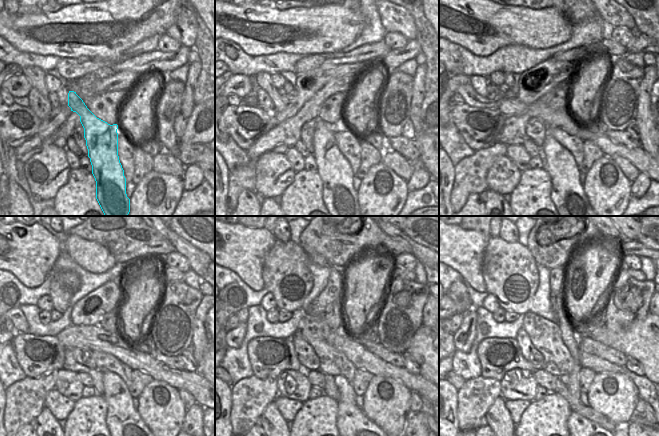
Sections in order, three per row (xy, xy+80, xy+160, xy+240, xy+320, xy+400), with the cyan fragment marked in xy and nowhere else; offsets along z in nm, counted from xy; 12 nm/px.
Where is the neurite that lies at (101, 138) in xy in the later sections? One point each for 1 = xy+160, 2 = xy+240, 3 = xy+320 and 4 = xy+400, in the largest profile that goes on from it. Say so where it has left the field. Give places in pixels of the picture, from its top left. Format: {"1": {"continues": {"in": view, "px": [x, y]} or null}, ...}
{"1": {"continues": {"in": "xy+160", "px": [567, 194]}}, "2": {"continues": {"in": "xy+240", "px": [122, 419]}}, "3": {"continues": {"in": "xy+320", "px": [351, 419]}}, "4": {"continues": {"in": "xy+400", "px": [575, 419]}}}

